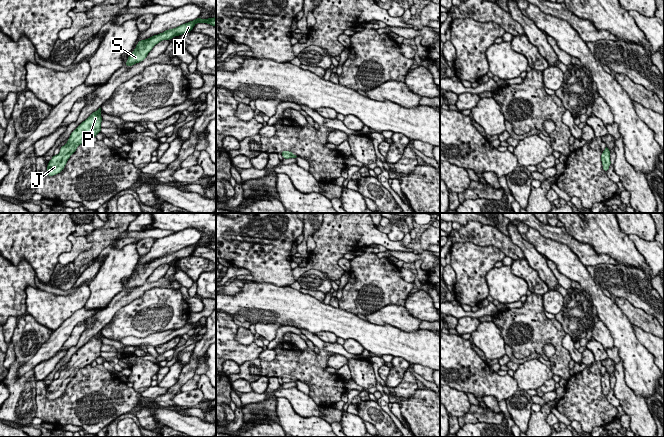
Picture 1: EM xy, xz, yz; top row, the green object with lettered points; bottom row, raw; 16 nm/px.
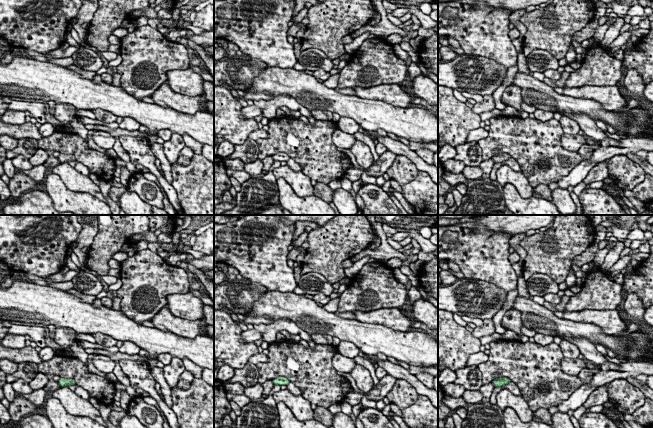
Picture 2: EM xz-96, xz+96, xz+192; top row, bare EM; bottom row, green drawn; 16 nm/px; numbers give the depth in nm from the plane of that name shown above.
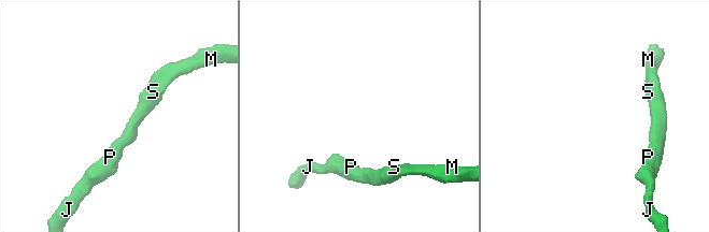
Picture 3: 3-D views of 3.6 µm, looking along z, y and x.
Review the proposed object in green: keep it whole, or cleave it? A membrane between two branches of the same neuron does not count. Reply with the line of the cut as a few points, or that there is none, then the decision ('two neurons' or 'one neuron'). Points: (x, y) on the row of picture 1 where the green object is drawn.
cut none; one neuron

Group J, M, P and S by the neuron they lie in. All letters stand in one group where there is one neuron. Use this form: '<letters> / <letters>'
J M P S

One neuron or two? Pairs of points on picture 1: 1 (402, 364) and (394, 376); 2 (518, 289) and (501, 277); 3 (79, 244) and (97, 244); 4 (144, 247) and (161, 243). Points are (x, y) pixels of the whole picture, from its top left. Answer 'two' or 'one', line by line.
1: one
2: one
3: two
4: two

